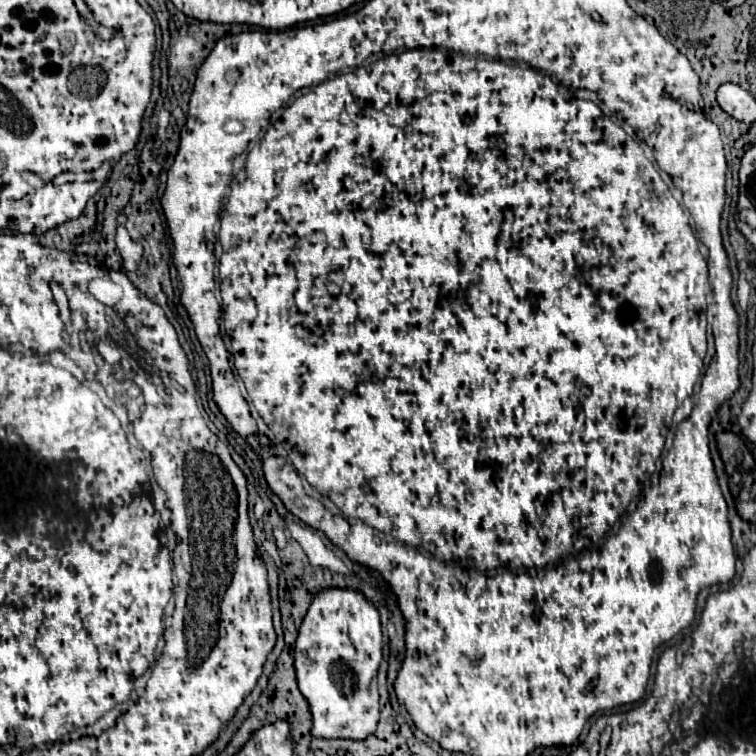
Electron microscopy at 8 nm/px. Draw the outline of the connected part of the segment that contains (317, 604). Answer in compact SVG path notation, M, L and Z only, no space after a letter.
M328 588L310 604L294 648L298 690L312 714L314 738L366 740L376 732L378 708L378 666L382 660L382 630L378 610L354 590Z

